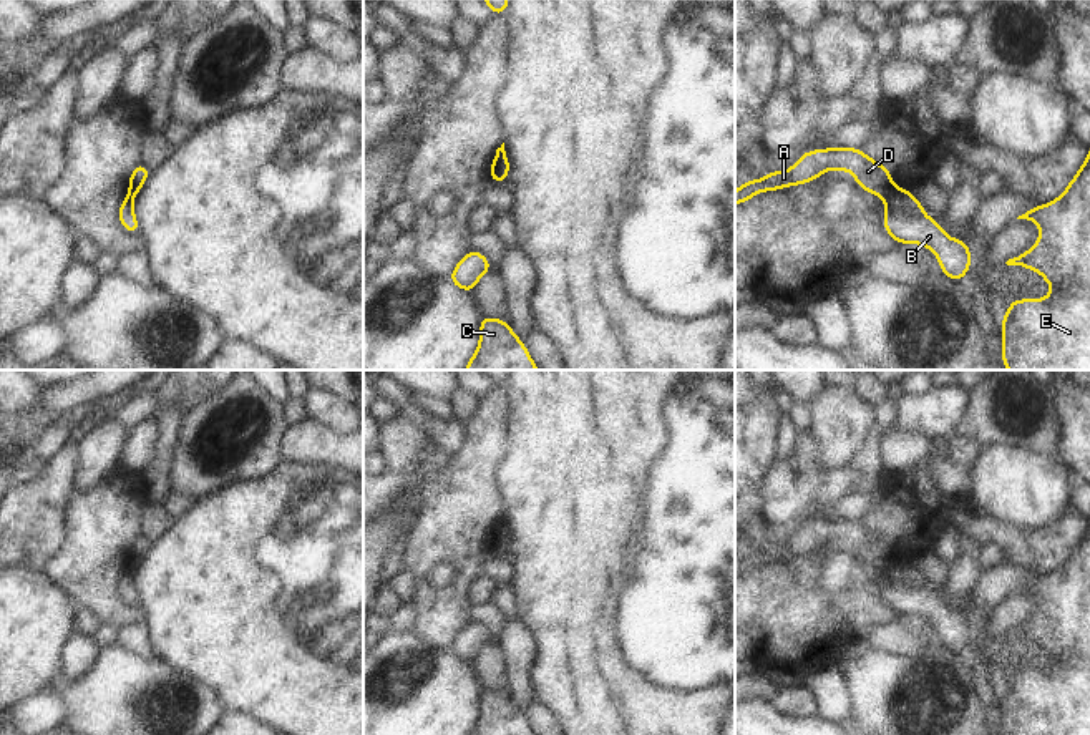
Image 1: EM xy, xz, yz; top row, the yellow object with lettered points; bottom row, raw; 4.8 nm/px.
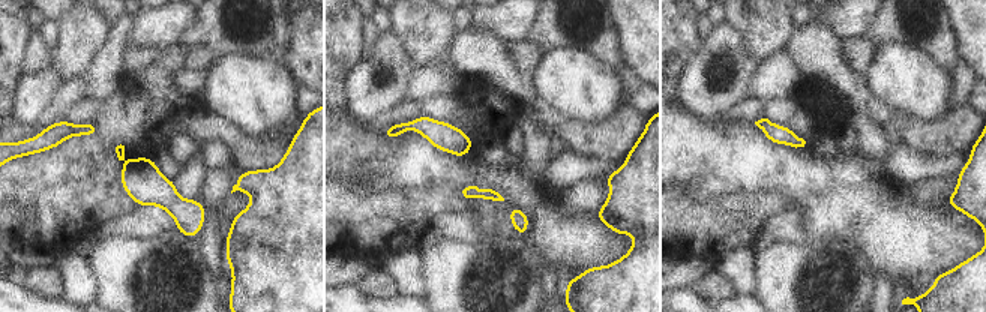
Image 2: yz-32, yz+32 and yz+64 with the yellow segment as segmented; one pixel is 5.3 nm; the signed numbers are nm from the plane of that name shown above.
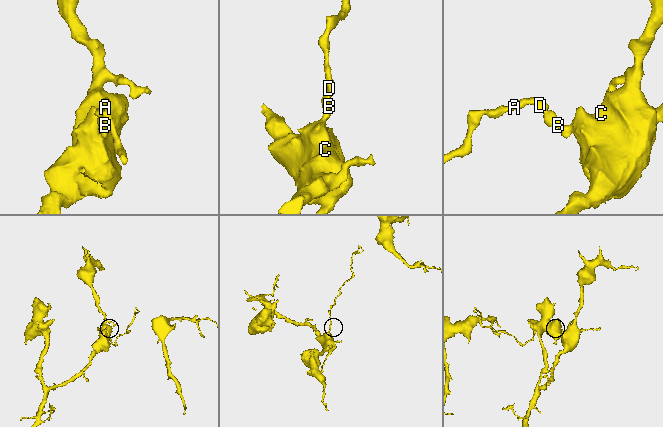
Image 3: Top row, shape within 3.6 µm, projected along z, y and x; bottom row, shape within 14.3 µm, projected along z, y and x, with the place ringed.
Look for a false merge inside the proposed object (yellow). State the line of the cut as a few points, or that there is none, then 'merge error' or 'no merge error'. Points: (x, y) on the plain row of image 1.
cut in yz along (895, 561), (886, 568); merge error

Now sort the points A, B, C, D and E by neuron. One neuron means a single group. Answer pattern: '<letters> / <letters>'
A D / B C E

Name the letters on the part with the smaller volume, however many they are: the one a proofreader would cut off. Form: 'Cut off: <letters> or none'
Cut off: A, D

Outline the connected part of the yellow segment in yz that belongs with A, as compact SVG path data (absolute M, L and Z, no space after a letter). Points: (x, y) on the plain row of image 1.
M821 519L803 524L788 543L771 543L755 552L745 549L743 557L735 562L735 577L763 562L808 556L831 541L849 543L859 561L873 564L878 569L888 569L894 562L891 543L866 528L859 519Z

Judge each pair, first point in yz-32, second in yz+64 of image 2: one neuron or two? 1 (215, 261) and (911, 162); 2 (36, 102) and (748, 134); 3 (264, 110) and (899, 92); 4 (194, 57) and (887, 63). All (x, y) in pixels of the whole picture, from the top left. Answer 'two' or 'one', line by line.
1: one
2: two
3: one
4: two

